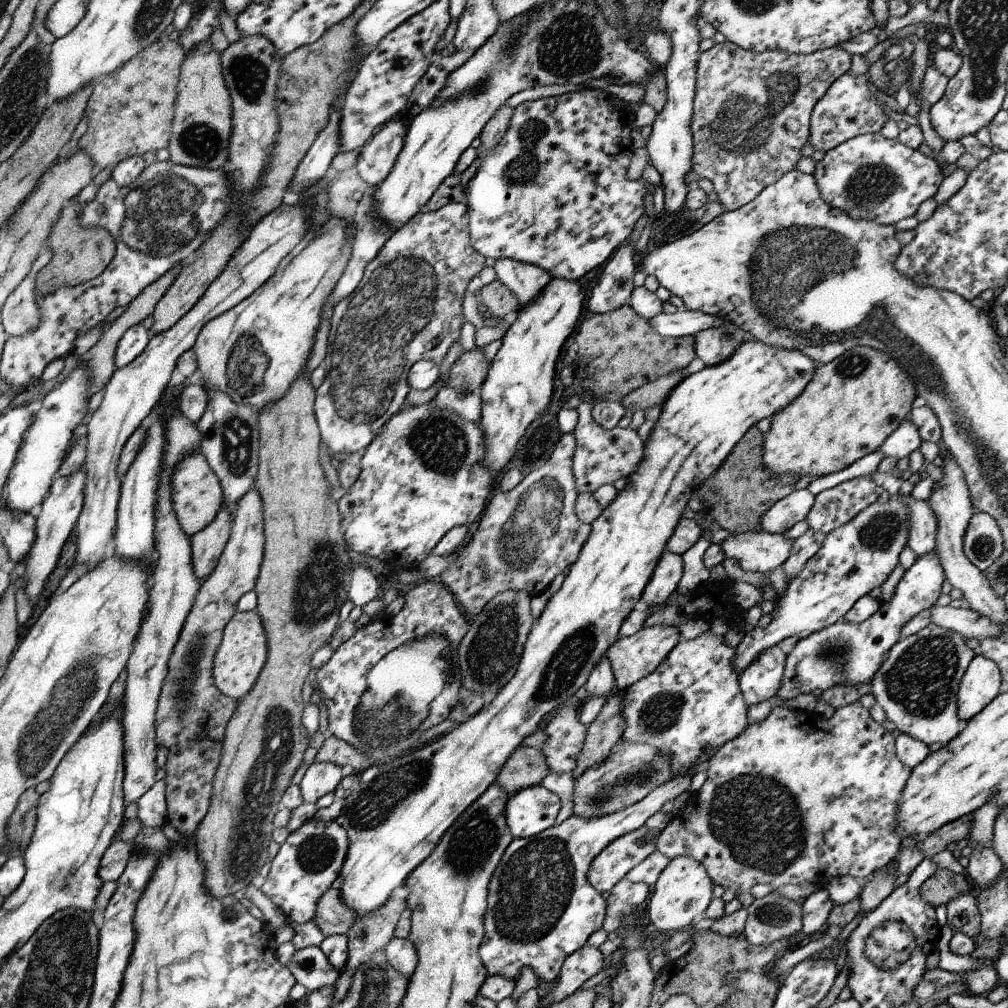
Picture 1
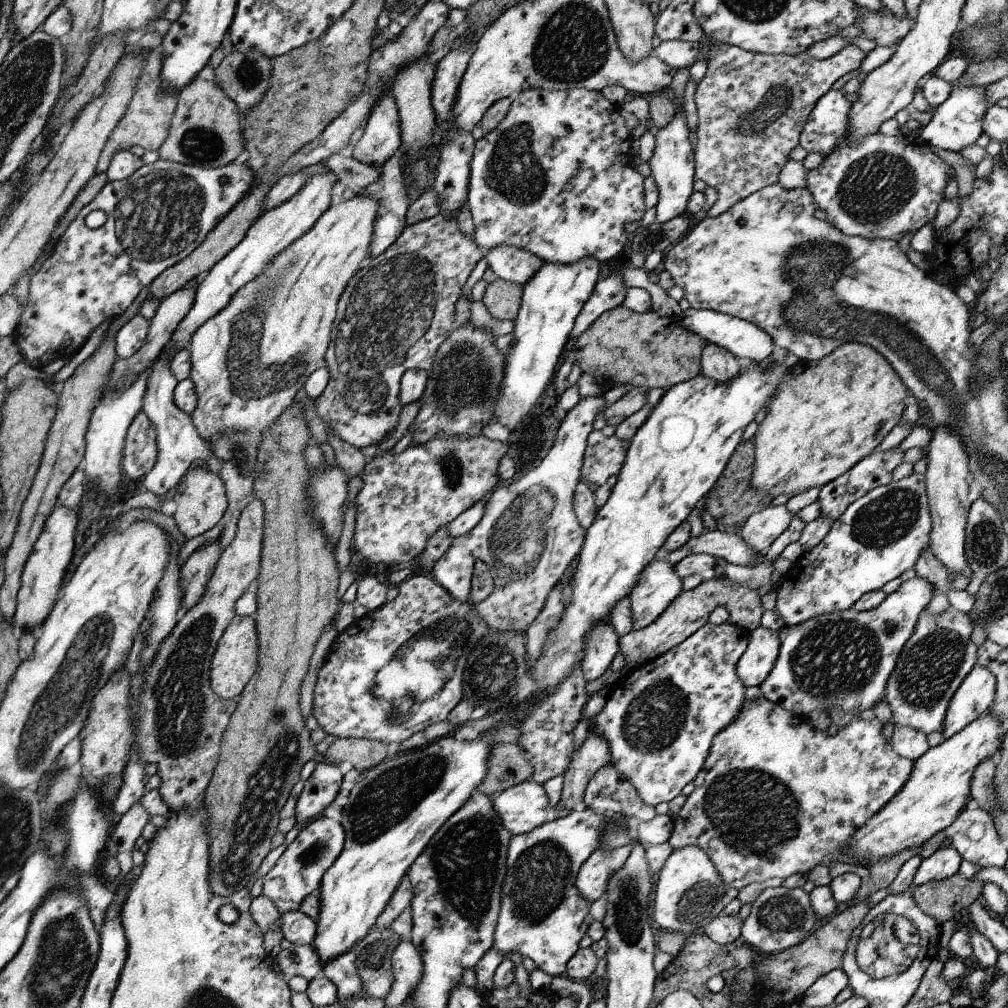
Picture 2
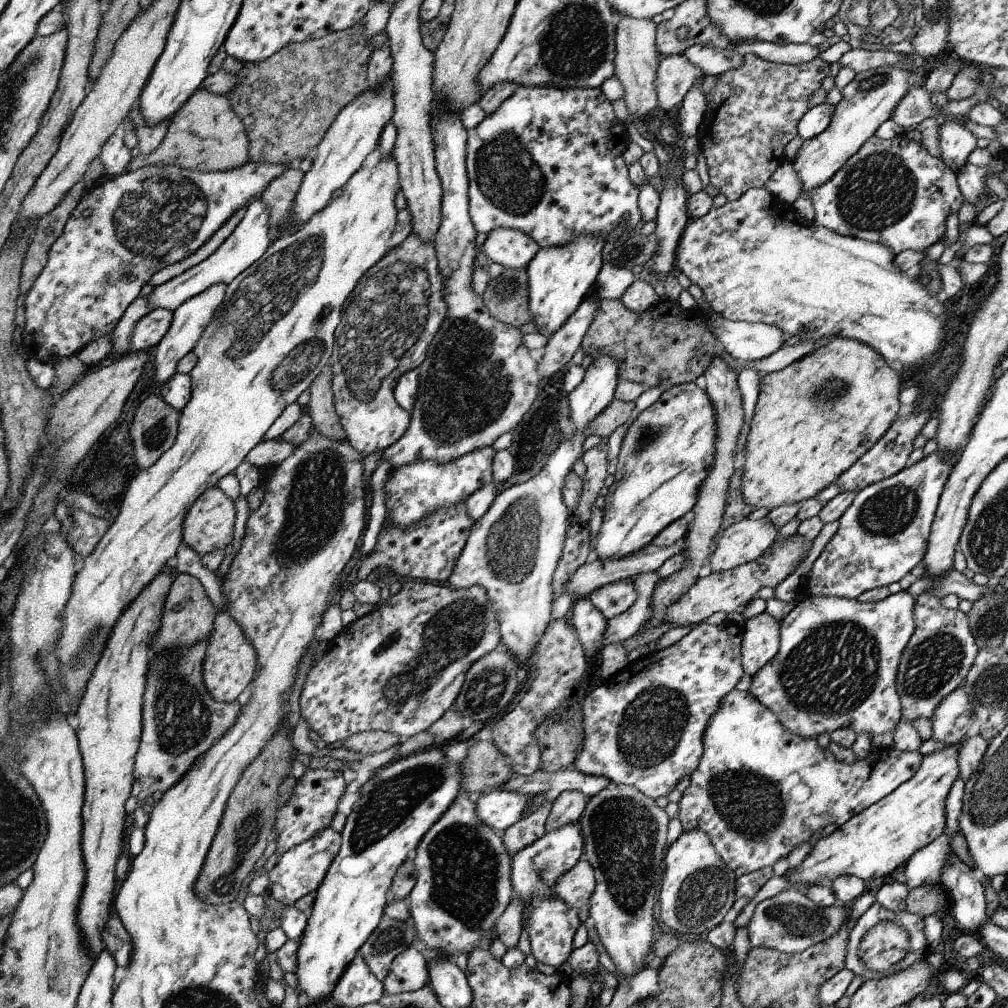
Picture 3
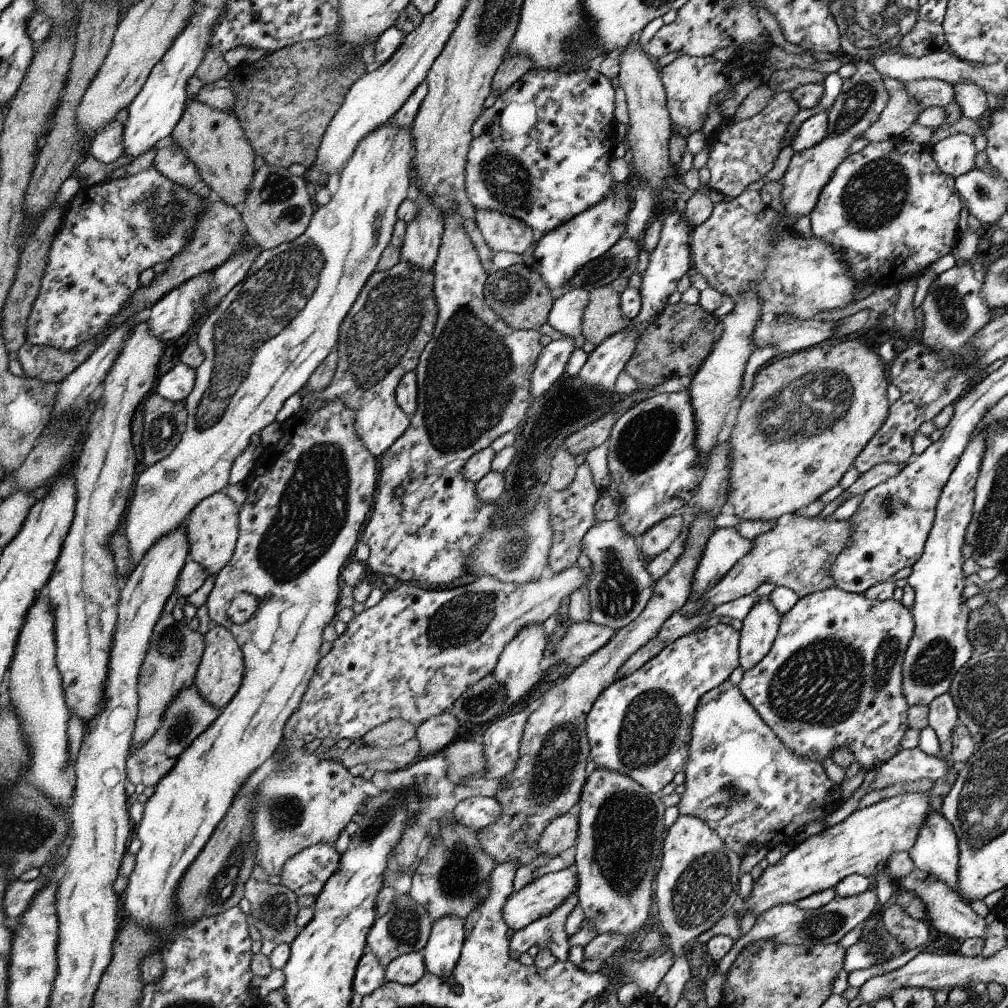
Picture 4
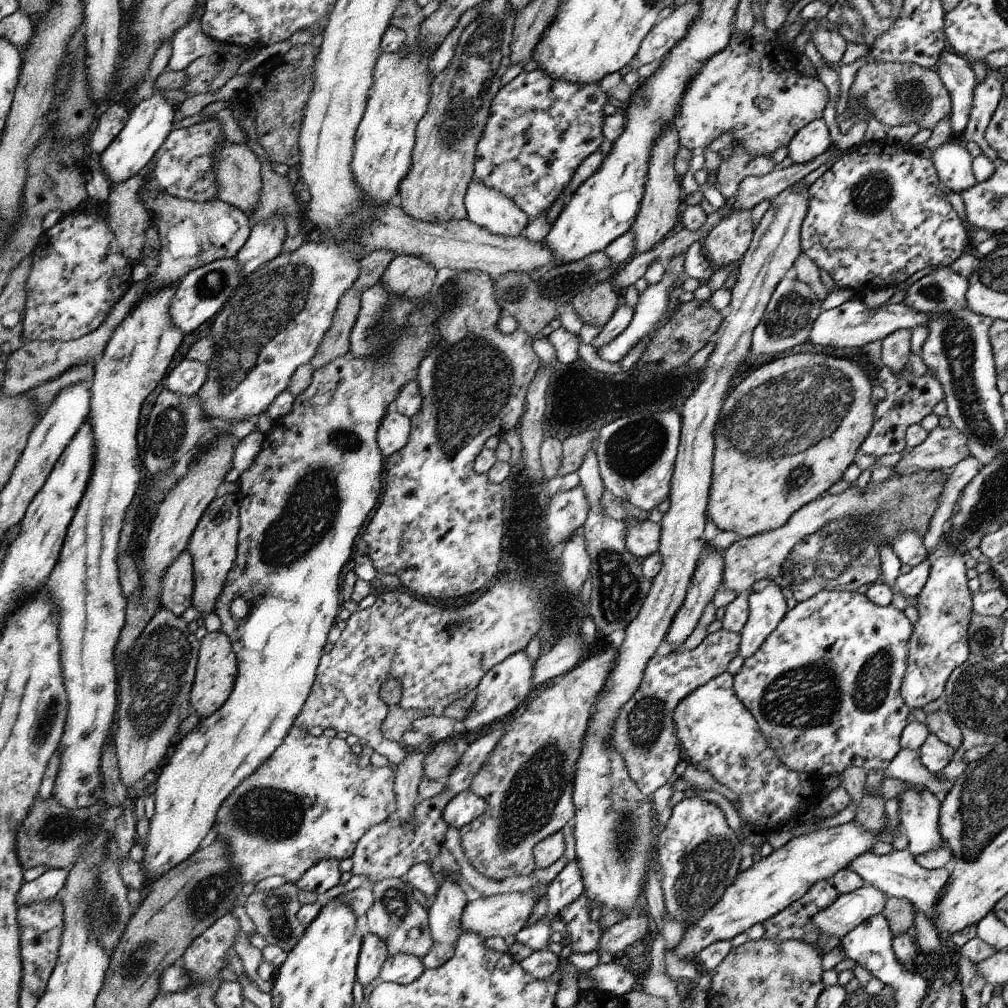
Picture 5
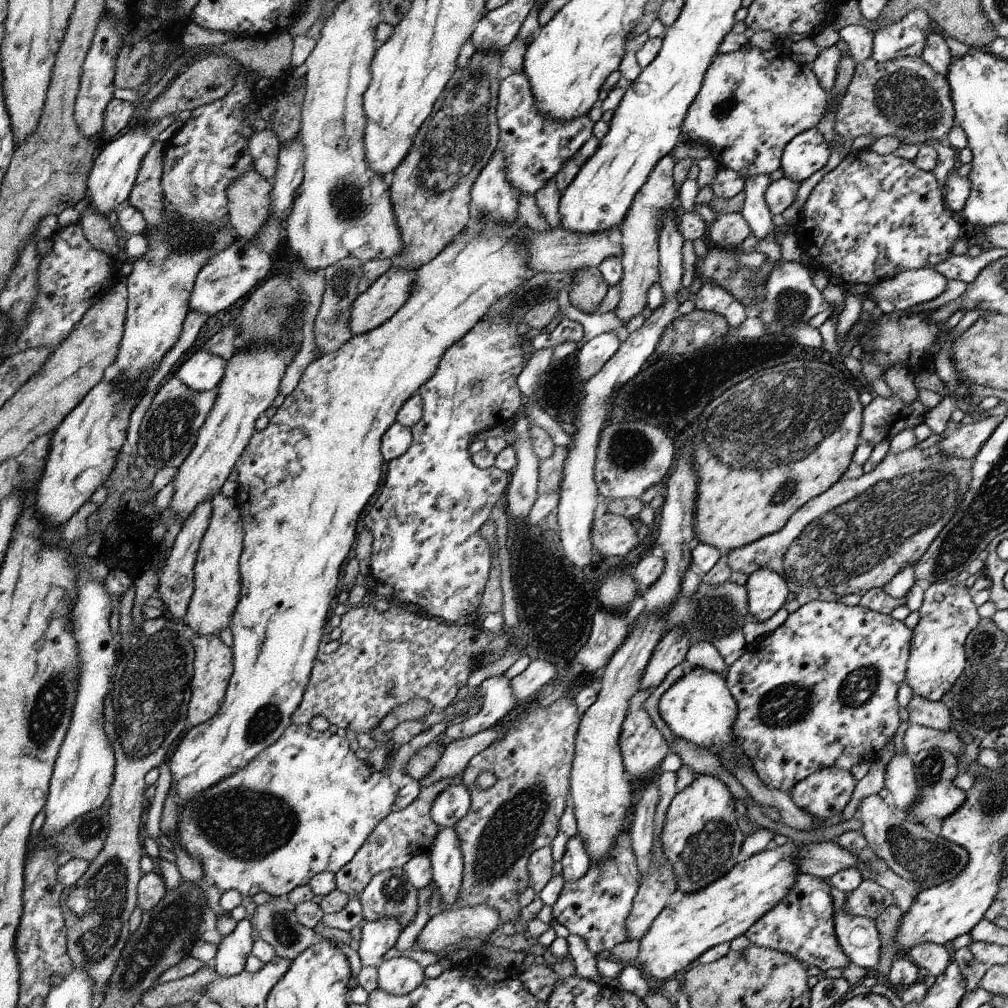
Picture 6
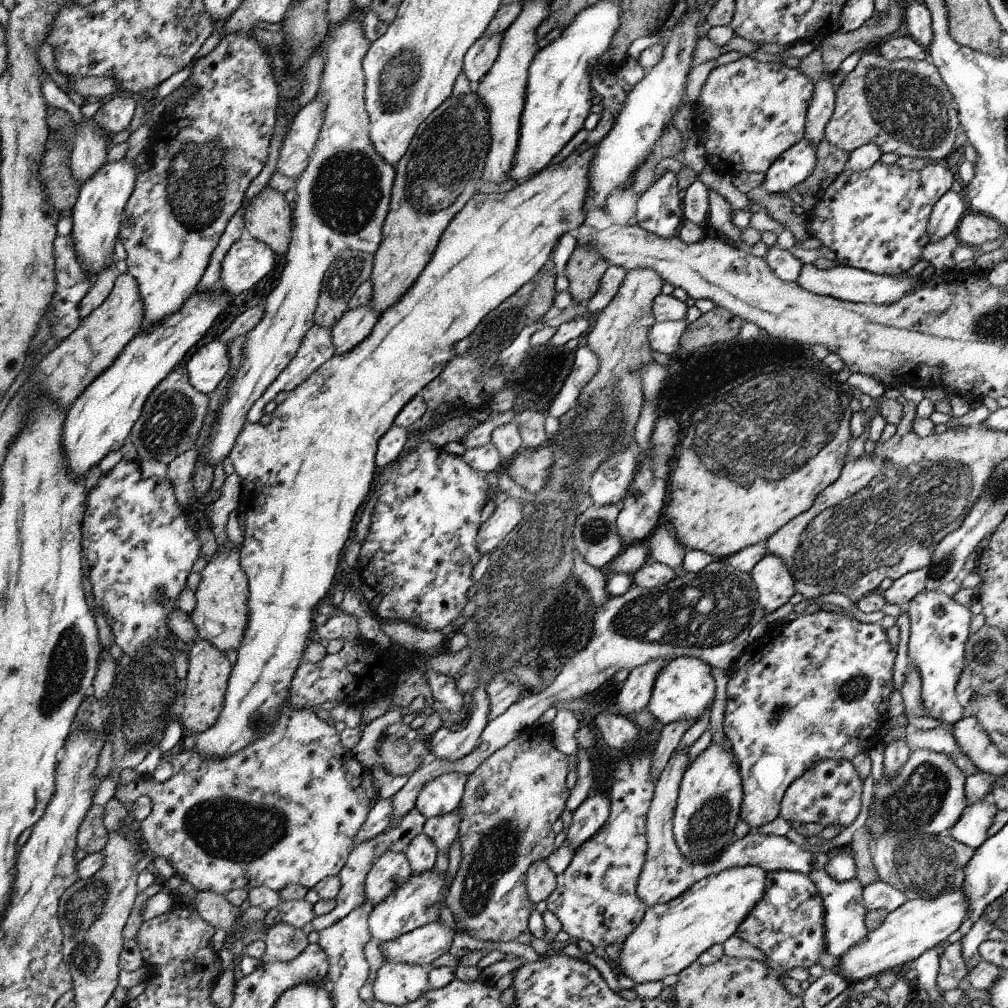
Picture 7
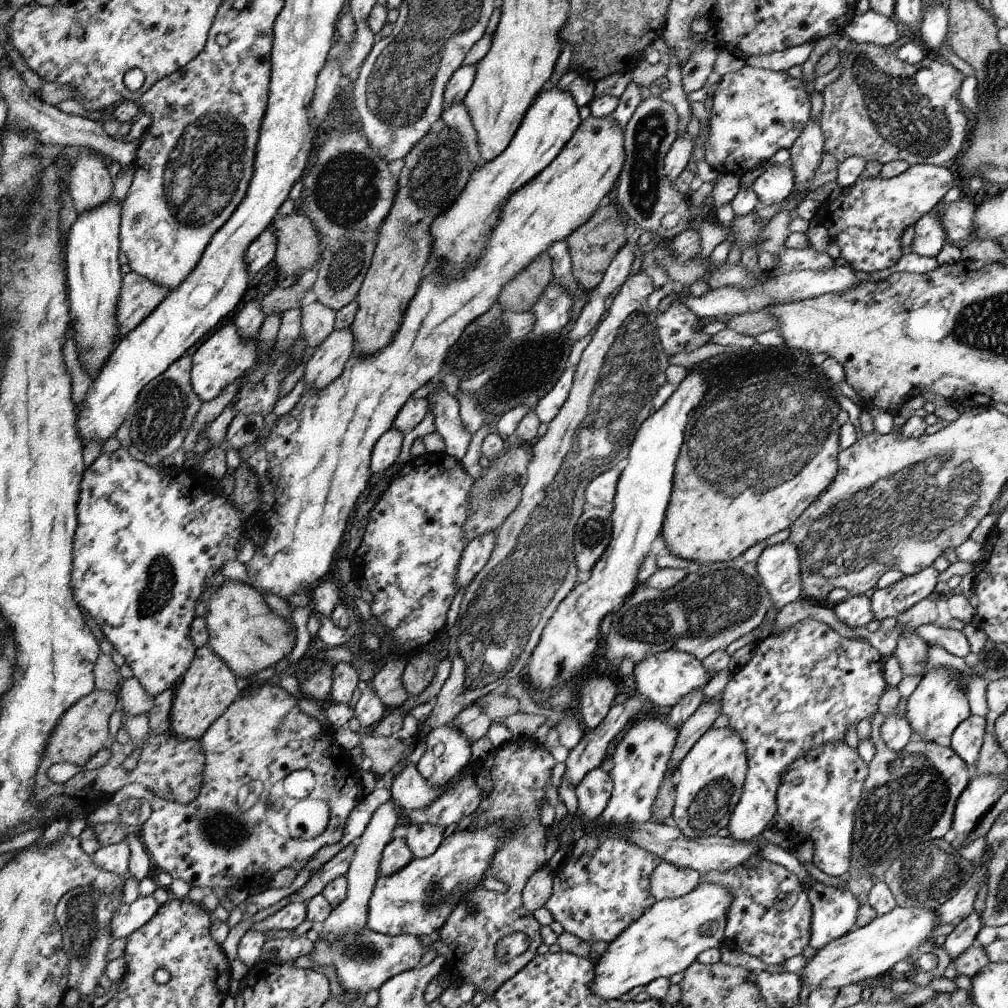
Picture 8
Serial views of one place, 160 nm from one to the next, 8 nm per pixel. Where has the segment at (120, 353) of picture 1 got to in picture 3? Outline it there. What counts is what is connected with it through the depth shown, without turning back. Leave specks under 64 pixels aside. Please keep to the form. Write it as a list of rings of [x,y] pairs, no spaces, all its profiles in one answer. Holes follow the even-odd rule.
[[[161,308],[154,309],[143,316],[132,331],[129,352],[153,350],[166,336],[173,320],[174,311]]]

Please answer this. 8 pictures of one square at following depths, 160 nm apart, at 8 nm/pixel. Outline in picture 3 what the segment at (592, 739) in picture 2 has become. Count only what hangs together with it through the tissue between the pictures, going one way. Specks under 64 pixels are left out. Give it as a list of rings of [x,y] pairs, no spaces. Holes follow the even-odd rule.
[[[561,792],[552,803],[545,830],[552,832],[566,825],[579,824],[587,800],[580,792]]]

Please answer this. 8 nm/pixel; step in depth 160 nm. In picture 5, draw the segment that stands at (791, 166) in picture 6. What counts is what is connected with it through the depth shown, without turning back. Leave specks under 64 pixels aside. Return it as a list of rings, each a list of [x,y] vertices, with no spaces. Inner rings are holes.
[[[816,119],[801,128],[787,144],[787,156],[794,165],[803,164],[823,155],[833,141],[823,119]]]

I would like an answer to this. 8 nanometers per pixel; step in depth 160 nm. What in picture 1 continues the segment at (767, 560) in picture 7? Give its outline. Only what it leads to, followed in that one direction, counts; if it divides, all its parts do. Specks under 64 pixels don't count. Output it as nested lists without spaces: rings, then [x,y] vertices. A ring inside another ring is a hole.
[[[778,646],[770,648],[739,674],[739,686],[746,705],[774,701],[784,680],[787,655]]]

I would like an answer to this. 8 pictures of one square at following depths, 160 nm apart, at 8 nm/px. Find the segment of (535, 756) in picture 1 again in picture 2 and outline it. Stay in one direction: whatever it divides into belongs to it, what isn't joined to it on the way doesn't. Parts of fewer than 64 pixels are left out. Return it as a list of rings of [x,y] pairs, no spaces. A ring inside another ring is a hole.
[[[495,743],[490,756],[490,770],[476,791],[494,797],[503,790],[530,779],[532,773],[533,764],[520,745]]]

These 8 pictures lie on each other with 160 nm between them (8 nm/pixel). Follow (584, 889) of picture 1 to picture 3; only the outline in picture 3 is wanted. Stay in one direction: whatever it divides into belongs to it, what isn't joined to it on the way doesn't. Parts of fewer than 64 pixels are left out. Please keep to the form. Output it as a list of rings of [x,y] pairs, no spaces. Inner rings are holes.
[[[572,824],[547,832],[542,838],[512,856],[511,883],[515,891],[514,896],[522,899],[524,911],[526,908],[530,911],[528,920],[522,918],[522,930],[524,927],[529,934],[532,956],[537,962],[557,969],[574,952],[574,936],[576,932],[583,930],[583,927],[578,919],[578,910],[558,898],[555,886],[567,870],[583,859],[584,846],[582,828],[579,824]]]

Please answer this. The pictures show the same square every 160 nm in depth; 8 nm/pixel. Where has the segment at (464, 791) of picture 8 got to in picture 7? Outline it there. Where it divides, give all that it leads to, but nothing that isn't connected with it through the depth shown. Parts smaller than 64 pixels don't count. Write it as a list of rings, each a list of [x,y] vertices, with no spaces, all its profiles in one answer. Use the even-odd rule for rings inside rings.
[[[460,806],[451,813],[426,819],[423,831],[433,840],[438,850],[449,850],[450,844],[459,836],[461,823]]]

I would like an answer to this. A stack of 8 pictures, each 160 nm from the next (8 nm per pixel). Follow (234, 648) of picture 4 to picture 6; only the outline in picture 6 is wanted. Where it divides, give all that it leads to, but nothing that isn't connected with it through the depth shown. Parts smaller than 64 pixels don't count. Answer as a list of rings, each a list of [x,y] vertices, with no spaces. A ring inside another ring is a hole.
[[[194,635],[194,676],[191,680],[191,704],[188,713],[188,722],[198,726],[210,721],[222,708],[226,698],[226,692],[232,674],[232,652],[230,648],[220,640],[218,635]]]

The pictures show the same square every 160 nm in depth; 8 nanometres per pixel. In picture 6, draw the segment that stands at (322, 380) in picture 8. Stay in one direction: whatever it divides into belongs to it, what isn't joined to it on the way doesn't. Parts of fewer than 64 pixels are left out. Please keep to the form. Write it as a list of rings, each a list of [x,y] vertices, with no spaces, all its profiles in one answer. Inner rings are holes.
[[[390,268],[375,280],[351,306],[352,336],[370,332],[395,316],[406,304],[416,282],[416,271]]]

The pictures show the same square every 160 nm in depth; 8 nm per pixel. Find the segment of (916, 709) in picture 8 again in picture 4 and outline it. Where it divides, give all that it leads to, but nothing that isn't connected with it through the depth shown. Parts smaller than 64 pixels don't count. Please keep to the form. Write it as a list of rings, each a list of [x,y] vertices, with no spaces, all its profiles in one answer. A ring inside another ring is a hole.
[[[987,427],[979,435],[967,444],[962,456],[958,459],[956,468],[952,471],[946,486],[942,489],[932,530],[929,532],[922,556],[913,566],[912,574],[907,578],[915,594],[914,604],[909,608],[915,624],[914,634],[909,640],[903,660],[903,685],[902,692],[907,700],[908,707],[915,704],[929,706],[929,704],[941,694],[948,693],[956,673],[974,654],[976,654],[967,633],[967,622],[970,609],[967,598],[964,597],[965,576],[962,571],[964,558],[962,557],[962,546],[966,544],[966,531],[973,515],[973,504],[975,499],[975,482],[979,473],[979,466],[985,449],[985,434],[989,433]]]

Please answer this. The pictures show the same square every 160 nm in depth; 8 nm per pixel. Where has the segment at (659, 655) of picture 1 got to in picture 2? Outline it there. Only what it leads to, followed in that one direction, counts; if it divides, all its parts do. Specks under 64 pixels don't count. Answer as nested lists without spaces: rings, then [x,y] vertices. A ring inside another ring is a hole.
[[[725,574],[721,577],[712,577],[709,580],[703,580],[696,588],[692,590],[682,591],[669,605],[668,608],[646,628],[639,631],[628,632],[619,637],[619,651],[624,653],[626,657],[626,666],[623,669],[623,675],[628,671],[633,670],[636,666],[642,664],[646,659],[650,660],[658,655],[664,654],[667,650],[680,644],[686,640],[692,633],[695,633],[699,628],[702,628],[708,622],[708,616],[718,606],[724,606],[729,614],[729,622],[736,626],[752,632],[755,628],[761,625],[761,616],[763,615],[764,600],[760,600],[759,592],[750,587],[738,584],[735,580],[728,578]]]

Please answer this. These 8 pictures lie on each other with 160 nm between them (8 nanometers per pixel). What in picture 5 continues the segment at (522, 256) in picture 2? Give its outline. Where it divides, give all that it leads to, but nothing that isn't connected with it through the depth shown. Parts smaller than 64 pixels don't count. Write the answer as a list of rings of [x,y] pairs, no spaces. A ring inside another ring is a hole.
[[[481,180],[471,181],[466,194],[468,220],[505,237],[524,233],[530,216],[500,190],[485,185]]]

